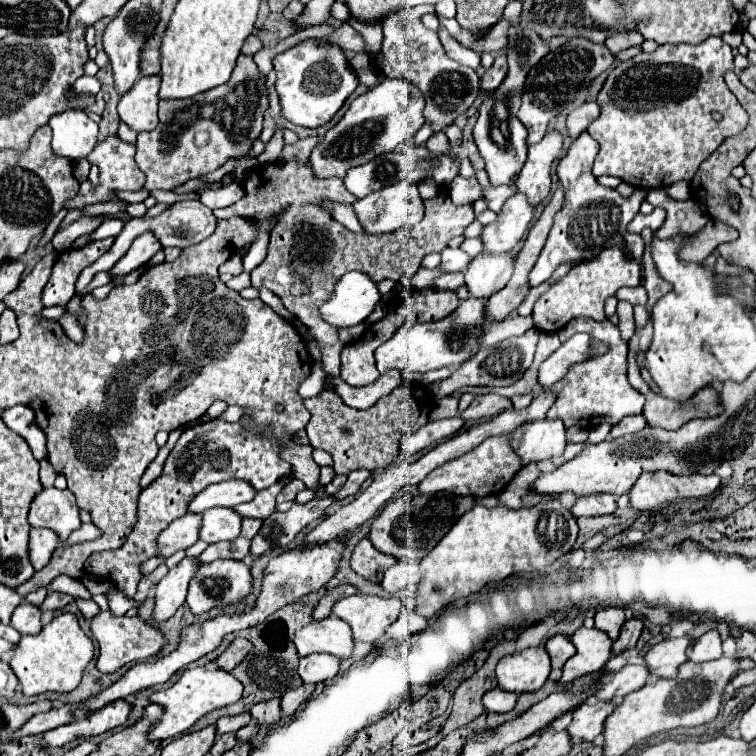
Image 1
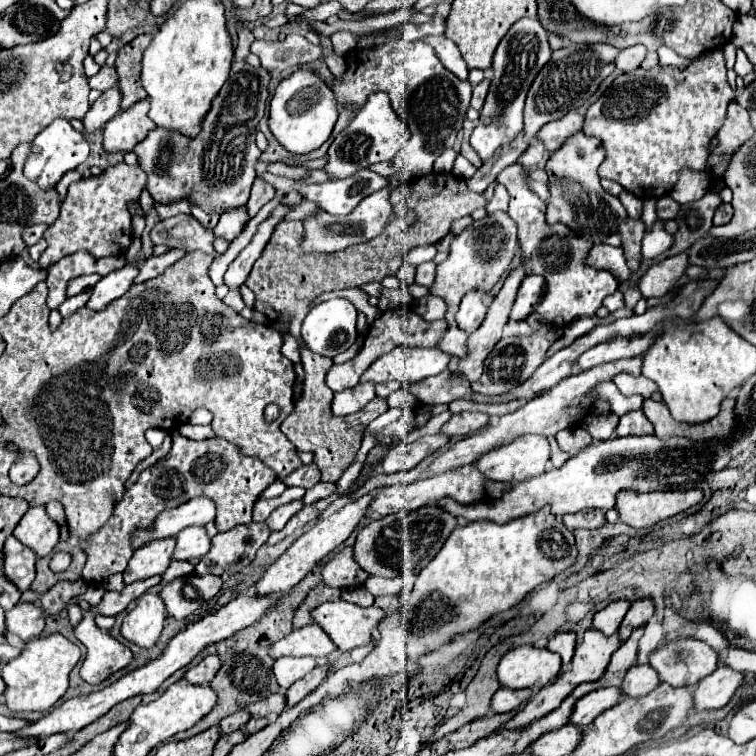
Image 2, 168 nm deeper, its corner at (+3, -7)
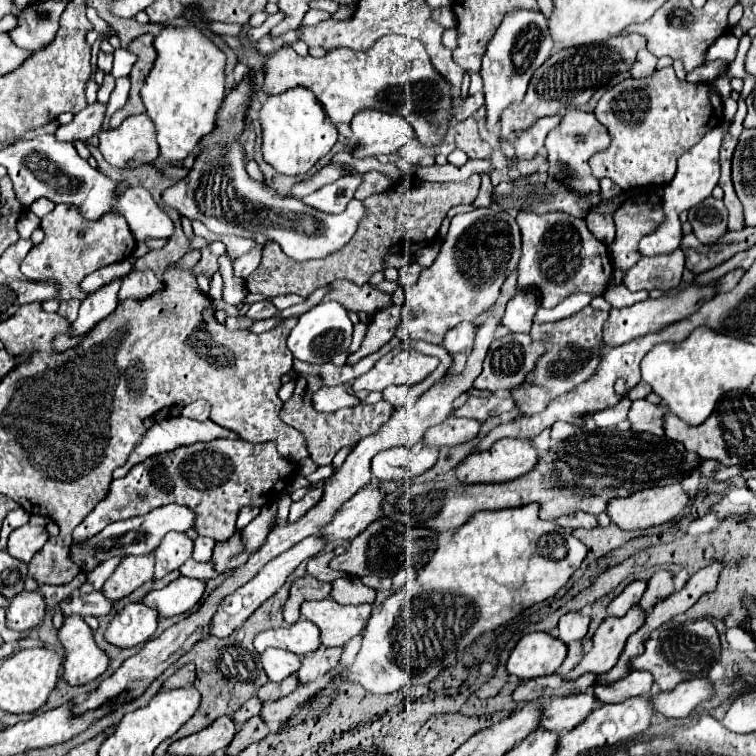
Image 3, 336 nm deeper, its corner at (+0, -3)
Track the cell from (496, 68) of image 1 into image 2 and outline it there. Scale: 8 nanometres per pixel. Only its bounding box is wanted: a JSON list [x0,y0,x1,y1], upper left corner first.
[470,77,490,109]

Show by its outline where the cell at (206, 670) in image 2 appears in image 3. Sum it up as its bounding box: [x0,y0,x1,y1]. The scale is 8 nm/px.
[163,663,197,689]

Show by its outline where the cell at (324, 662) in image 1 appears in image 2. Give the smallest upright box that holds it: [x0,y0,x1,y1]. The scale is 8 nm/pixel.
[274,657,316,689]

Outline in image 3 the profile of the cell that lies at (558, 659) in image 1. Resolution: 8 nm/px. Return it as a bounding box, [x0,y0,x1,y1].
[557,613,589,645]

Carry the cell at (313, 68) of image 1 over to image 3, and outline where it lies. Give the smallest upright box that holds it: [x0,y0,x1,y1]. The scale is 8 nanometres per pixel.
[259,87,337,175]

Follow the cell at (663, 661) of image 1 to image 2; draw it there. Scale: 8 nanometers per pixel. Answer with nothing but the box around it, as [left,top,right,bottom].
[622,663,660,699]

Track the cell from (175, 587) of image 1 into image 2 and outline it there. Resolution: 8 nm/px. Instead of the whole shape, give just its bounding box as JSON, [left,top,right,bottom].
[120,595,166,649]

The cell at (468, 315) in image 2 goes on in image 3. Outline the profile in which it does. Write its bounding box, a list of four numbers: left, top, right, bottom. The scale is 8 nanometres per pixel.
[443,321,477,373]

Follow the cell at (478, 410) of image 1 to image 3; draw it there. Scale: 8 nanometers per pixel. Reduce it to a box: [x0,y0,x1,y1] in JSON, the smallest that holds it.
[425,413,481,445]

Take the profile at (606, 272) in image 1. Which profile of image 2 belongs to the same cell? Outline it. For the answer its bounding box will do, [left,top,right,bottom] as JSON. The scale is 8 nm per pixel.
[496,163,618,327]

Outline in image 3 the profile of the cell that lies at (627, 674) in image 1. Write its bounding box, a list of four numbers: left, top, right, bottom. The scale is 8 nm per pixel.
[541,691,597,733]

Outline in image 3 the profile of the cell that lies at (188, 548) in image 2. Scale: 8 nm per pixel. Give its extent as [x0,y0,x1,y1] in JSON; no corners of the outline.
[155,531,195,579]

